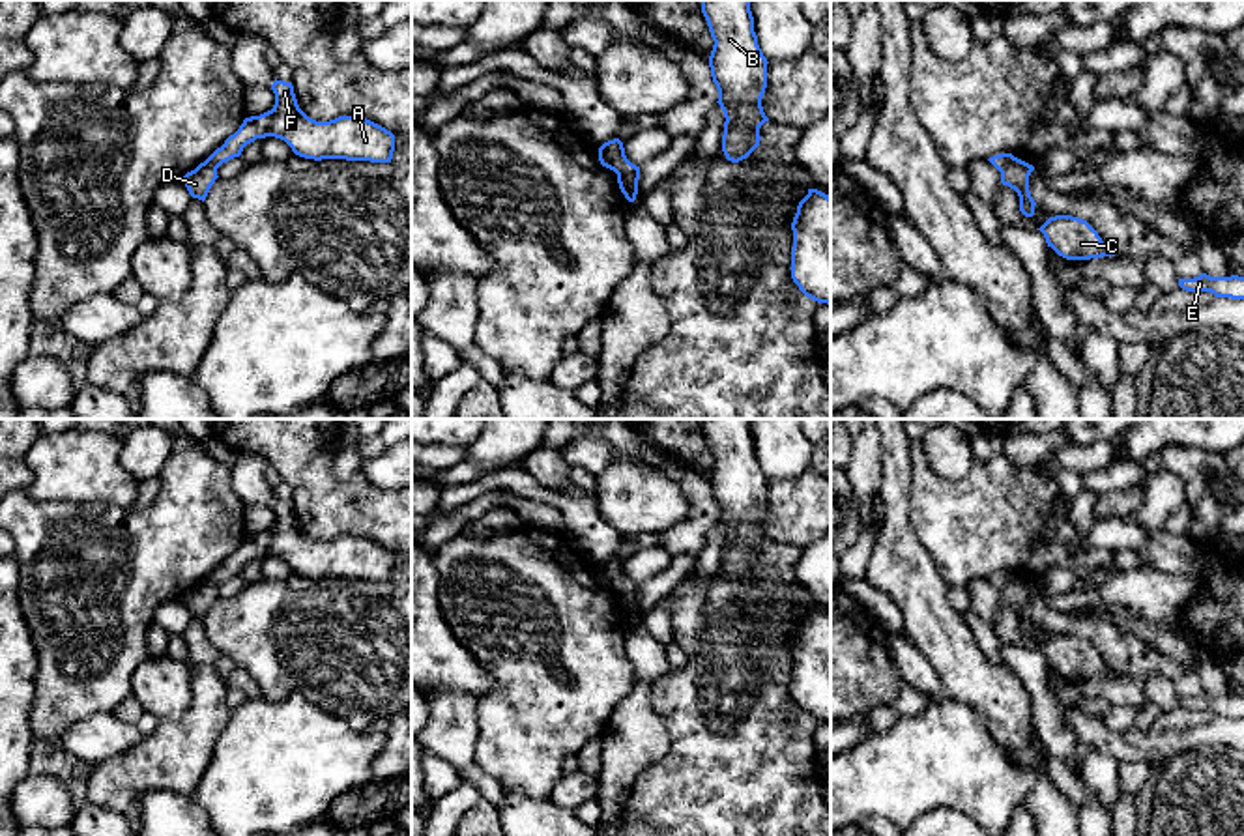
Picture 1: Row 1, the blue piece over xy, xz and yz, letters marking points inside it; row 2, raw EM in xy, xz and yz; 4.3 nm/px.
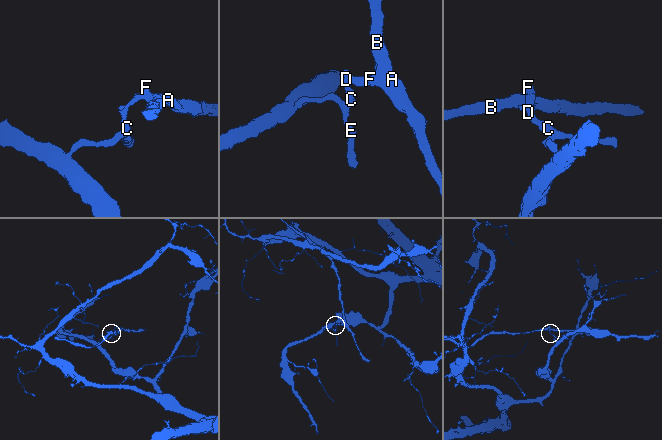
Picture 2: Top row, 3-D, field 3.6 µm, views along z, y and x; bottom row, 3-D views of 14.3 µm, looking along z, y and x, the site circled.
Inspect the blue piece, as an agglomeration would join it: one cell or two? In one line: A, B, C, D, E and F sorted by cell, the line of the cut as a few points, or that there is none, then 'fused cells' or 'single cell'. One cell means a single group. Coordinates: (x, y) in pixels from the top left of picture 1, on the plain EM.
groups A B F / C D E; cut xz (618, 591), (627, 591), (636, 599); fused cells

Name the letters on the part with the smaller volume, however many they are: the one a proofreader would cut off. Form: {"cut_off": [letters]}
{"cut_off": ["A", "B", "F"]}

